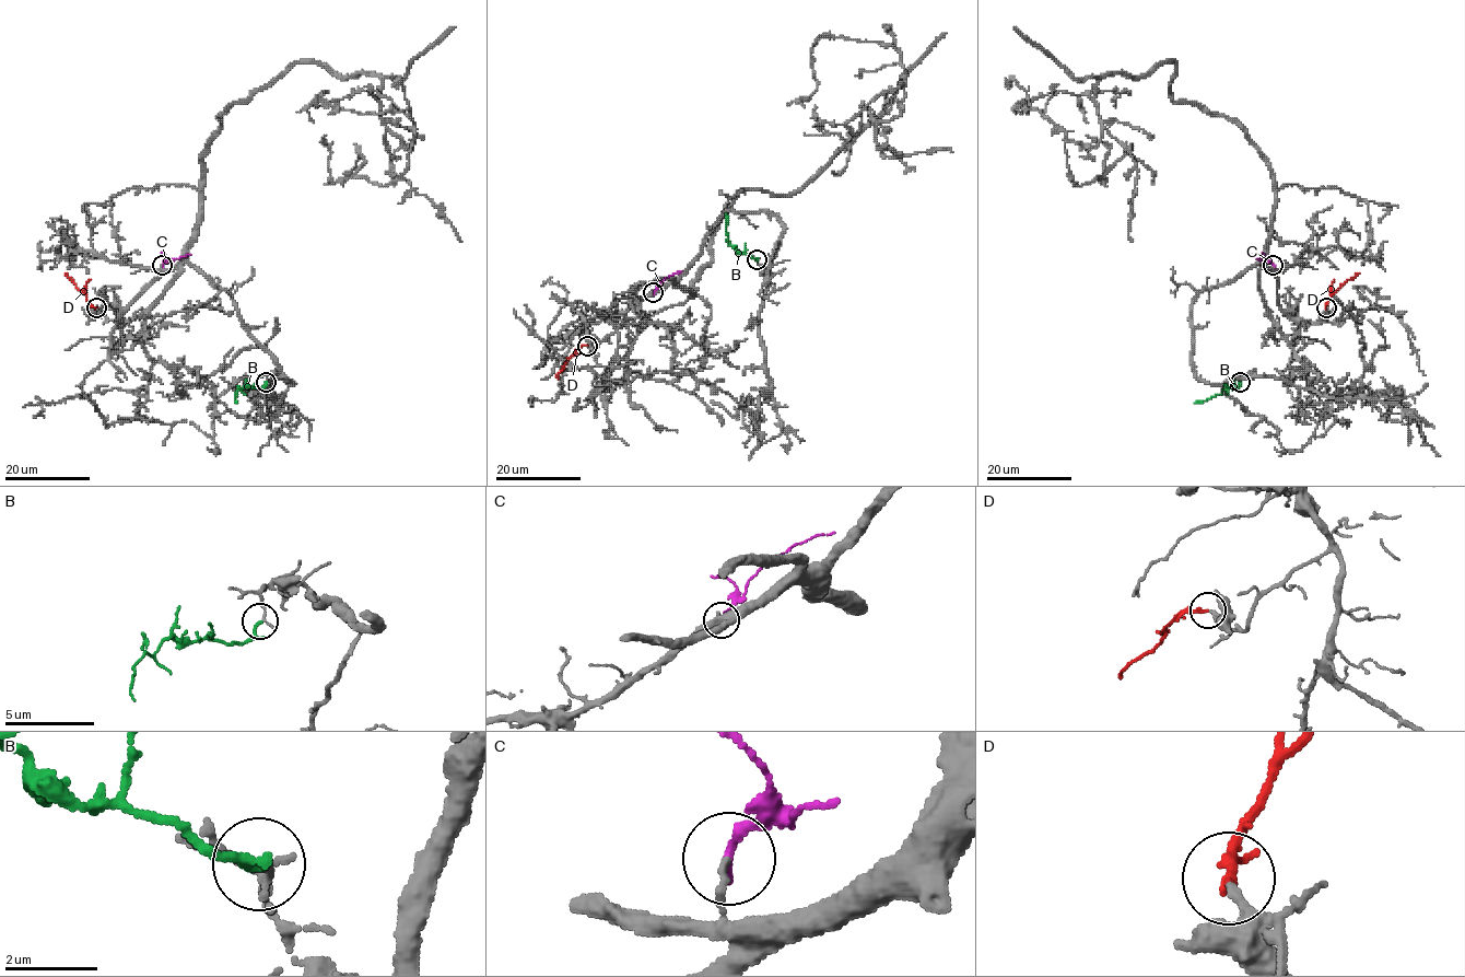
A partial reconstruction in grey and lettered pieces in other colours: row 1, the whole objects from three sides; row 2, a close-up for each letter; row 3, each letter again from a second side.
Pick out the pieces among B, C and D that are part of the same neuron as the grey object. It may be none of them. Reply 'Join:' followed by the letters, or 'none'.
Join: D

